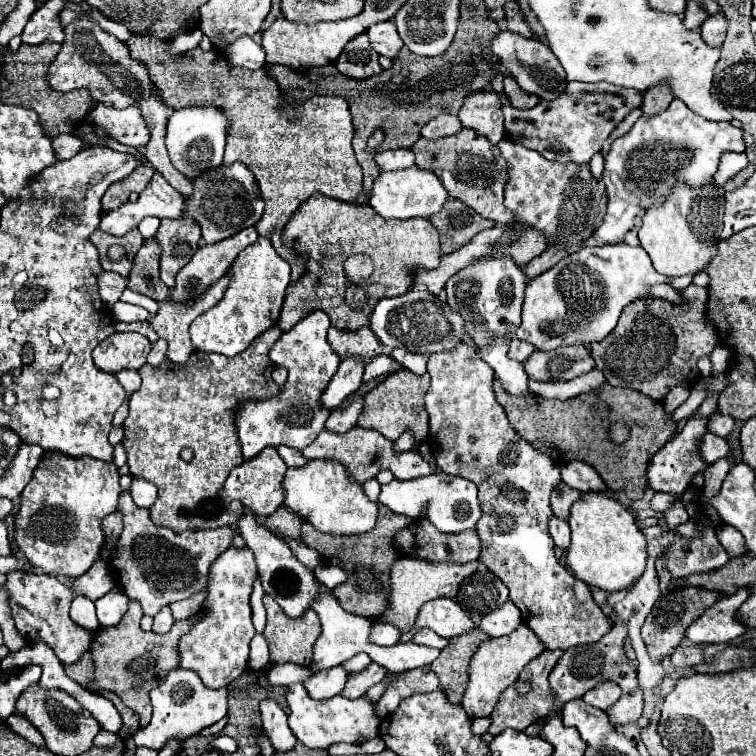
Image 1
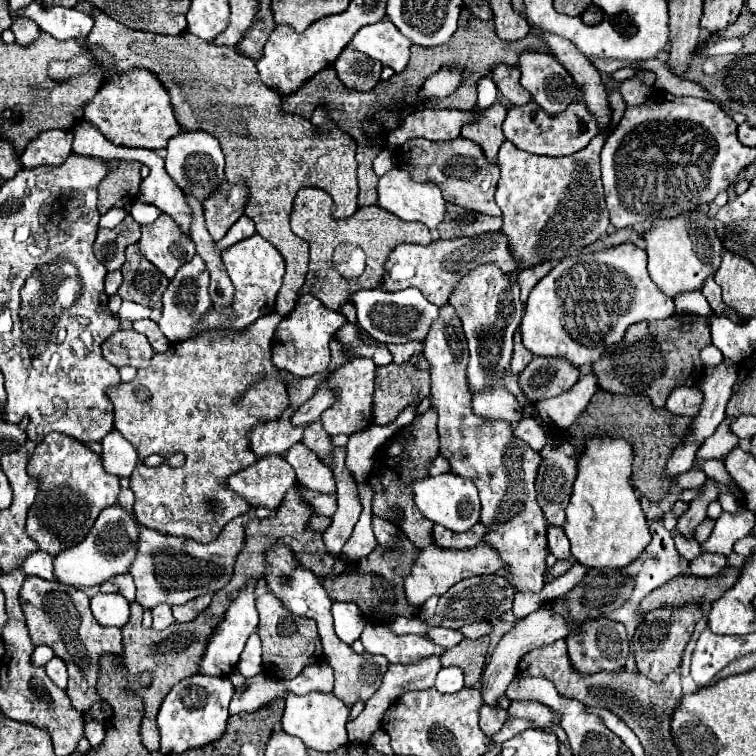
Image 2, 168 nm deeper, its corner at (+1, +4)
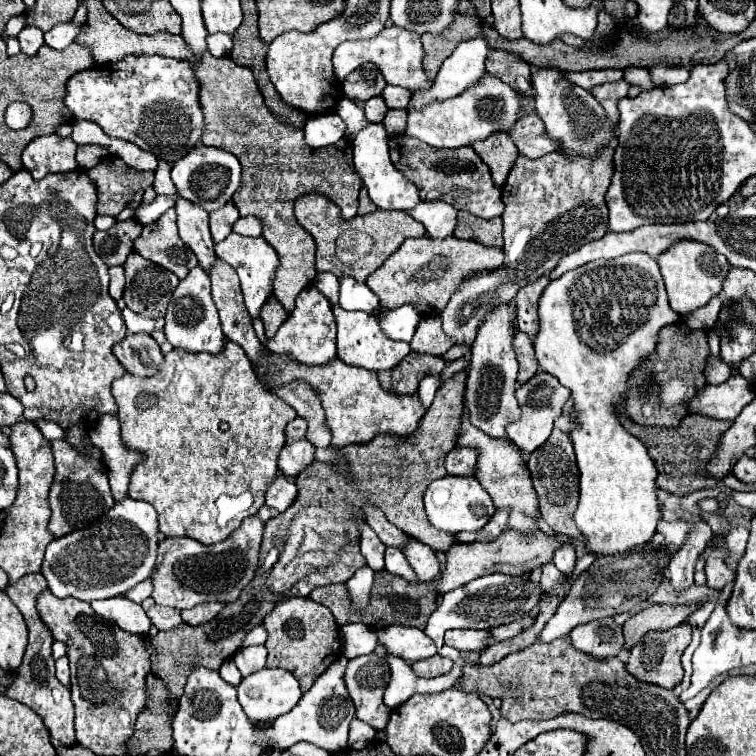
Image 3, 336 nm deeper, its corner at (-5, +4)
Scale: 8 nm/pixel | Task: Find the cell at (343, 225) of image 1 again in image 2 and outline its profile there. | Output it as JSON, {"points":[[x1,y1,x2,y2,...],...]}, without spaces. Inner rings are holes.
{"points":[[300,189,294,203,292,203,290,225,292,225,294,235,298,235,310,243,310,271,306,275,306,283,300,289,300,295,312,293,332,311,338,311,340,305,348,303,348,293,380,285,380,281,384,277,384,263,396,245,400,245,400,243,426,245,432,241,426,225,420,225,416,221,414,223,402,221,400,217,396,217,394,213,388,213,386,209,382,209,378,205,360,207,348,219,334,219,330,205,332,205,332,199,328,193,312,191,312,189,310,191],[342,243,354,243,354,245,362,247,362,251,366,253,366,269,356,279,344,279,336,269,332,269,334,267,332,265,332,253]]}

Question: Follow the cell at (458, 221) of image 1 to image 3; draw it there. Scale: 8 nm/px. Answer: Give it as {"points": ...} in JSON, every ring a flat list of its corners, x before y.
{"points":[[458,211,458,225,454,231,458,239,472,239,488,247,502,247,502,219,480,219,472,213]]}

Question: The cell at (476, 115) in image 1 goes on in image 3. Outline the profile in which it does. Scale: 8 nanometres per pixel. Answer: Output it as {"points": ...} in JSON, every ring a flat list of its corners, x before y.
{"points":[[492,133,490,137,486,137,486,141,478,141,472,147,482,157,482,161,490,167,494,183,502,187,514,159,518,157,518,149,510,141,510,133]]}

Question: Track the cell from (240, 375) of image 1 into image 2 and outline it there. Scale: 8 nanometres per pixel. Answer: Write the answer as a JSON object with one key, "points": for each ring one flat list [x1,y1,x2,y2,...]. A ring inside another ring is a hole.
{"points":[[270,313,242,331,208,331,196,335,188,343,174,343,166,353,154,353,150,367,138,369,130,383,118,383,108,389,108,399,114,405,114,429,140,453,140,465,130,477,130,489,136,495,134,513,140,525,166,535,182,535,198,543,210,543,228,521,250,511,250,503,226,487,226,479,258,461,250,449,250,431,258,423,280,419,290,407,288,391,282,381,278,381,270,359,272,337,280,319,278,313],[154,453,164,459,174,453,184,453,186,461,182,467,170,467,166,461,156,467,142,465,142,461]]}

